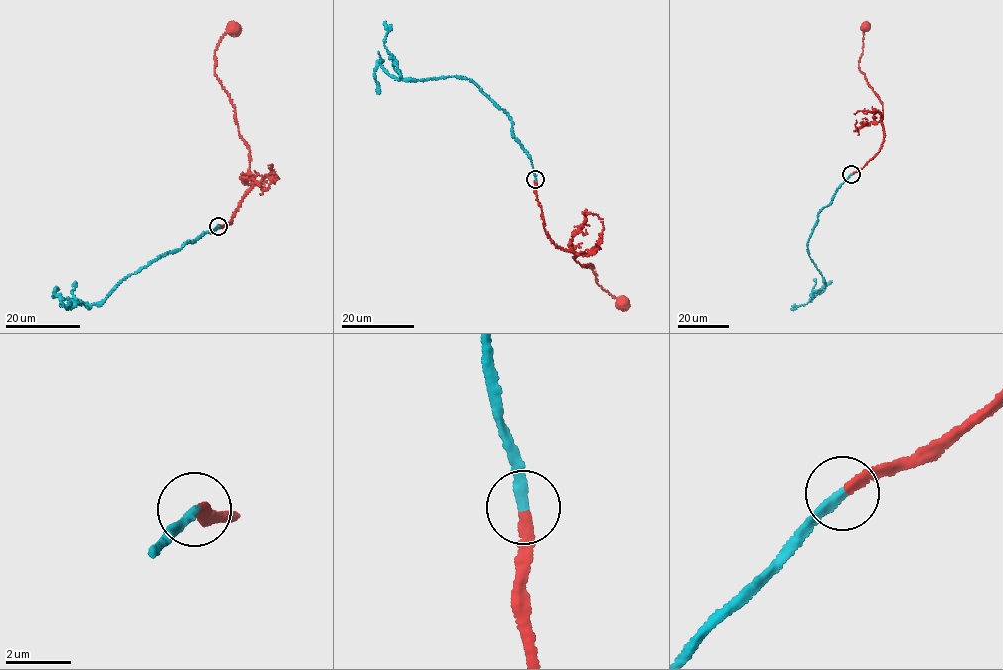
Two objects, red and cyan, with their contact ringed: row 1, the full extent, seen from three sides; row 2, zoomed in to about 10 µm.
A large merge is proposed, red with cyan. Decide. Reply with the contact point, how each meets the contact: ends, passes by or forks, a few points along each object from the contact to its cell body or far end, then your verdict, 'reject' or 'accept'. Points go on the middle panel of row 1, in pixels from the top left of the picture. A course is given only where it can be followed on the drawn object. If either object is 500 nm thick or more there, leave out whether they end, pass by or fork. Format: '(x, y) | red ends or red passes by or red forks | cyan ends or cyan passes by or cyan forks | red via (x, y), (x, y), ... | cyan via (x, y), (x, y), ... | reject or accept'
(535, 179) | red ends | cyan ends | red via (535, 180), (548, 236), (557, 246), (573, 252), (580, 266), (592, 265), (598, 284), (621, 303) | cyan via (535, 180), (531, 158), (514, 136), (511, 118), (469, 79), (398, 80), (379, 62), (374, 74), (379, 94) | accept

